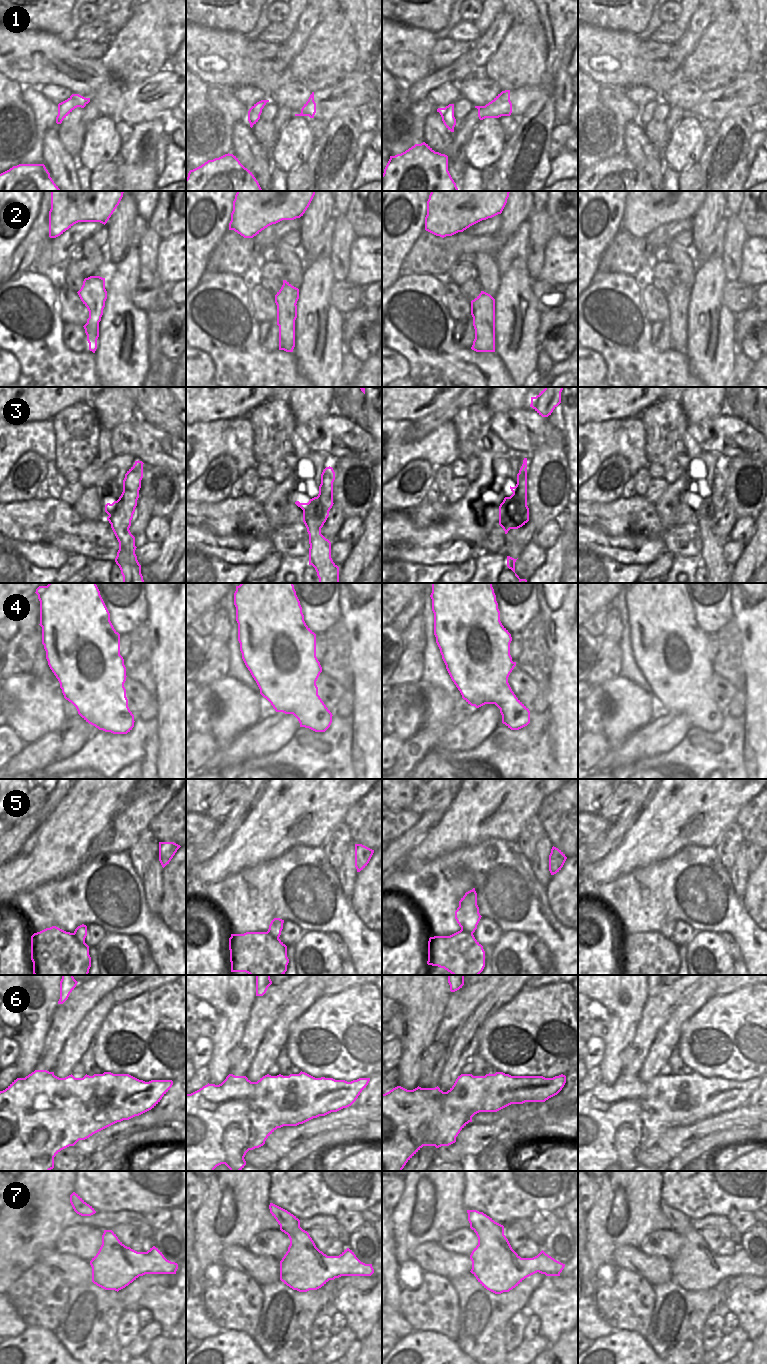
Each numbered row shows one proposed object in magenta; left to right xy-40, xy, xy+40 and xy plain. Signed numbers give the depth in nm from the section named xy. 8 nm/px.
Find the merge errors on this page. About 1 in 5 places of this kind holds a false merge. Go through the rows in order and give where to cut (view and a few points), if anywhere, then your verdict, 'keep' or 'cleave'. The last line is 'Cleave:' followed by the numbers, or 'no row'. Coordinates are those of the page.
1: cut none; keep
2: cut none; keep
3: cut xy (303, 516), (315, 516), (324, 522); cleave
4: cut none; keep
5: cut xy-40 (72, 933), (80, 941), (84, 942); cleave
6: cut none; keep
7: cut none; keep
Cleave: 3, 5

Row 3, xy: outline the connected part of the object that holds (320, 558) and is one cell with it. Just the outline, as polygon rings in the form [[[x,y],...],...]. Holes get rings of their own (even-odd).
[[[303,517],[309,534],[309,565],[312,565],[319,583],[339,583],[339,567],[331,558],[331,542],[321,534],[324,522],[316,517]]]

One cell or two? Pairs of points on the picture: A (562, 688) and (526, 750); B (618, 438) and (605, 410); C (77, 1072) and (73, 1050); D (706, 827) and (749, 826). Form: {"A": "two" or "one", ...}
{"A": "two", "B": "two", "C": "two", "D": "two"}

